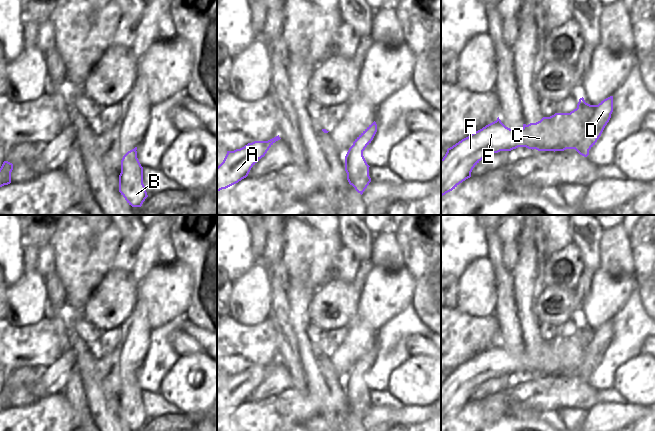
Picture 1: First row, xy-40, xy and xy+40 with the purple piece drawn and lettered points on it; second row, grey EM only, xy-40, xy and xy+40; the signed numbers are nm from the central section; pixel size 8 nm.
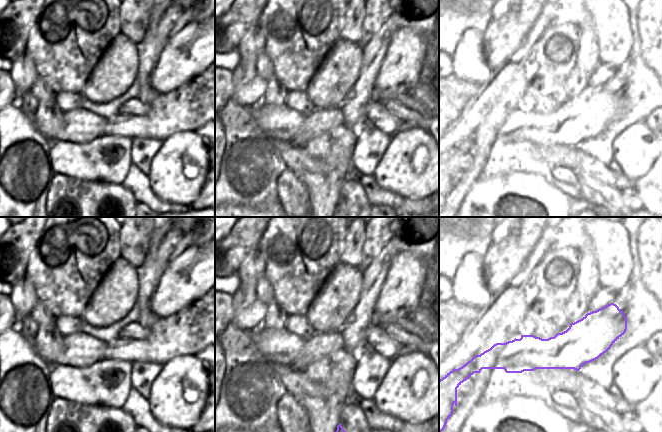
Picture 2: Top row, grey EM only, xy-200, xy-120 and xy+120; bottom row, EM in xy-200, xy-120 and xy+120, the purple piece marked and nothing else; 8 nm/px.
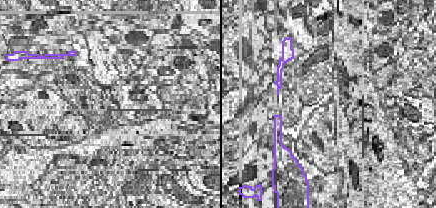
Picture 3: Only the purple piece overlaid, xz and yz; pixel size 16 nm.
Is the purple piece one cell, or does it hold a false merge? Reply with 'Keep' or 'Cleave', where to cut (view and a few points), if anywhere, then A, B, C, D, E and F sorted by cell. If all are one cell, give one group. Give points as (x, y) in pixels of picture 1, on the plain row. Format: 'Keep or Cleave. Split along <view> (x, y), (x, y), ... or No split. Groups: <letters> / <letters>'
Cleave. Split along xy+40 (578, 368), (582, 370), (587, 379). Groups: A C D E F / B.

